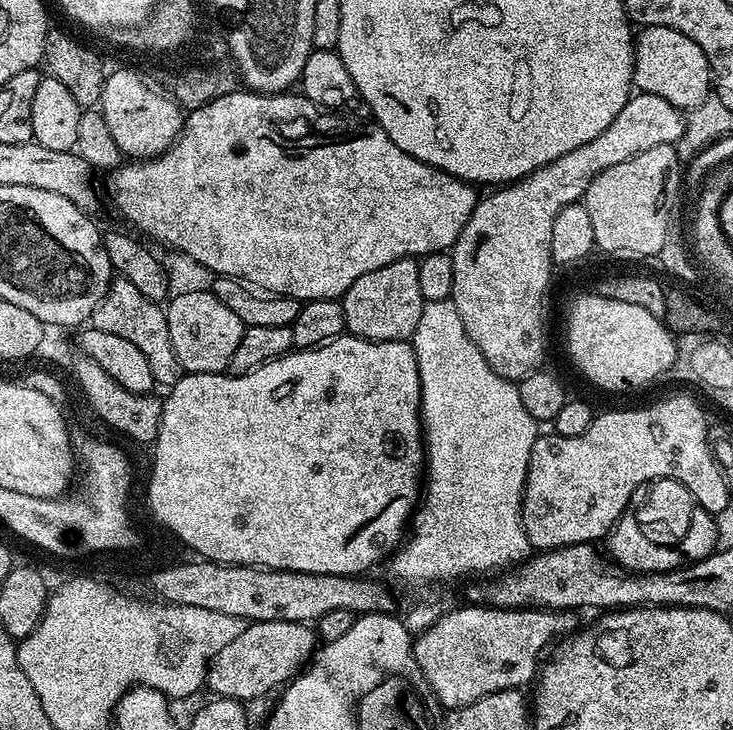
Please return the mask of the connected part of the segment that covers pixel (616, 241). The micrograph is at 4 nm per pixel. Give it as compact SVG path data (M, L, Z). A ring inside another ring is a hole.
M663 144L662 146L654 146L650 150L642 150L642 154L638 154L634 158L626 158L626 162L618 162L618 166L610 166L610 170L602 170L602 174L598 174L598 178L594 178L594 182L590 182L590 190L584 192L582 203L590 214L590 222L594 226L596 248L599 251L604 251L608 256L617 256L620 260L640 260L643 256L654 257L654 252L664 237L664 221L677 207L676 195L680 192L680 163L682 163L682 157L679 151L673 145Z

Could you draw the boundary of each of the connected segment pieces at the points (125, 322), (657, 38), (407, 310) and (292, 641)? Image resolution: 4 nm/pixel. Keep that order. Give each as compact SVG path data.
M116 276L108 283L102 302L92 311L91 327L126 338L138 346L142 354L146 354L146 362L150 362L150 370L154 374L157 385L171 386L180 380L182 369L178 362L178 354L174 354L174 346L170 346L170 326L168 313L157 301L146 298L134 282L126 282L126 278Z
M670 26L641 27L635 37L636 58L632 83L641 92L658 94L670 102L670 106L681 110L700 108L713 95L712 71L702 46Z
M405 258L390 262L390 266L370 270L370 274L362 274L362 278L345 291L340 300L345 329L363 340L411 341L426 303L422 286L418 286L419 269L415 259Z
M257 620L249 623L240 631L238 638L233 638L227 646L222 646L222 650L218 650L218 654L214 654L214 658L208 664L207 691L212 691L211 695L216 698L225 696L241 702L256 700L259 696L266 695L271 688L279 689L292 677L299 676L312 659L317 647L318 637L308 624L285 620Z

